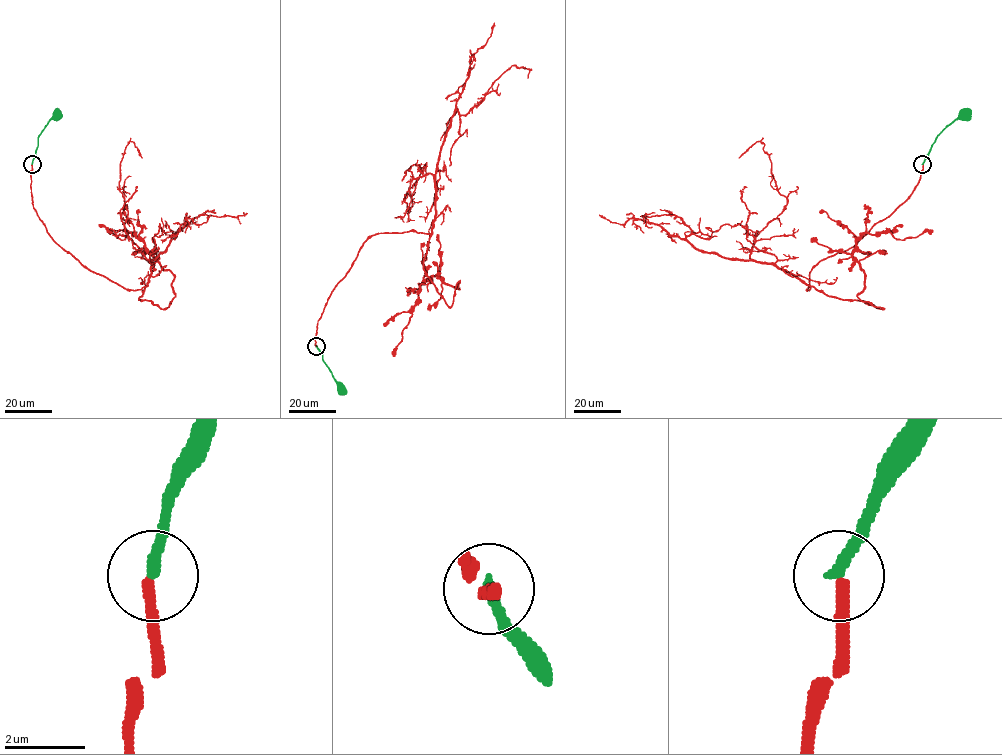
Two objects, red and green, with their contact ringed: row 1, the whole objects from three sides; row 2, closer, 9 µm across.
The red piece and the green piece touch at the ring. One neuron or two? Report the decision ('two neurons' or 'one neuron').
two neurons

